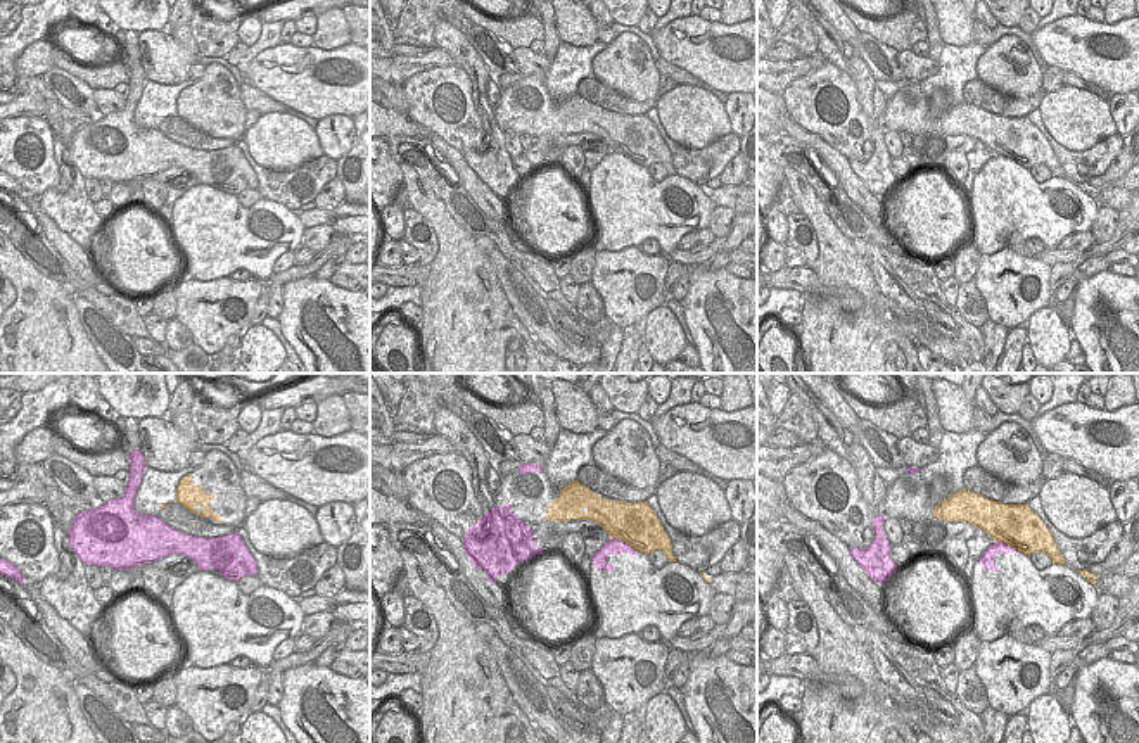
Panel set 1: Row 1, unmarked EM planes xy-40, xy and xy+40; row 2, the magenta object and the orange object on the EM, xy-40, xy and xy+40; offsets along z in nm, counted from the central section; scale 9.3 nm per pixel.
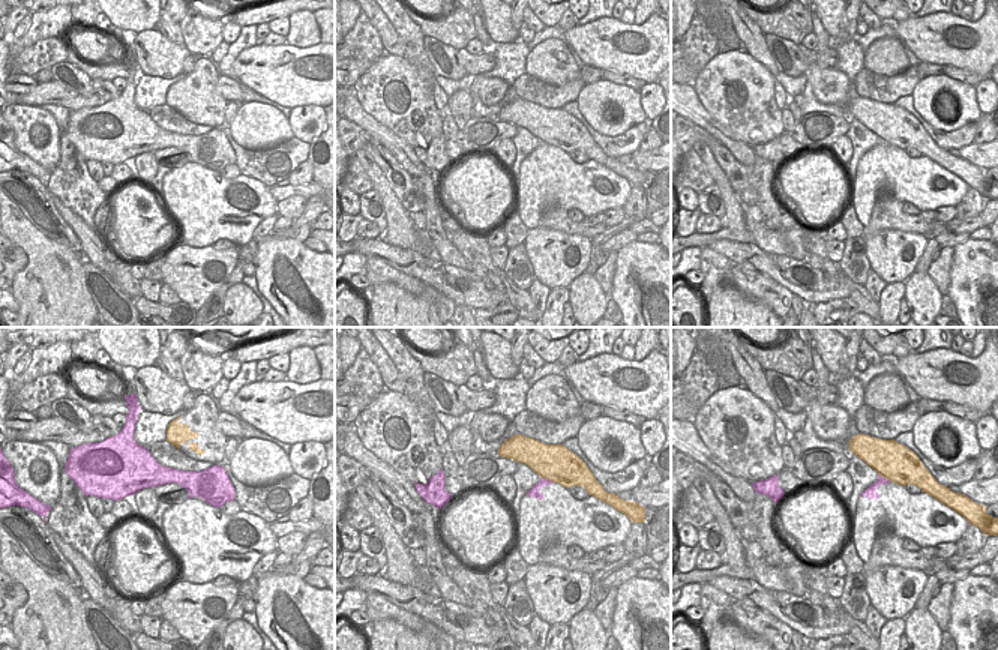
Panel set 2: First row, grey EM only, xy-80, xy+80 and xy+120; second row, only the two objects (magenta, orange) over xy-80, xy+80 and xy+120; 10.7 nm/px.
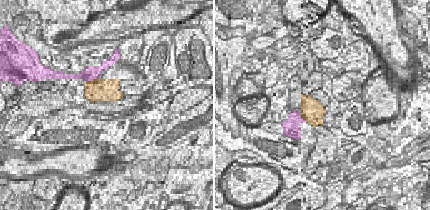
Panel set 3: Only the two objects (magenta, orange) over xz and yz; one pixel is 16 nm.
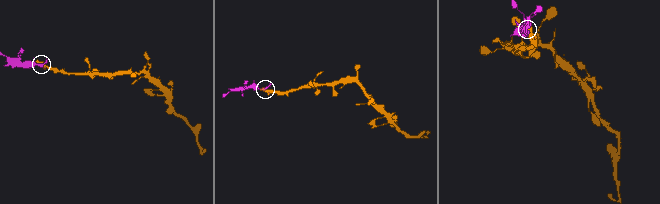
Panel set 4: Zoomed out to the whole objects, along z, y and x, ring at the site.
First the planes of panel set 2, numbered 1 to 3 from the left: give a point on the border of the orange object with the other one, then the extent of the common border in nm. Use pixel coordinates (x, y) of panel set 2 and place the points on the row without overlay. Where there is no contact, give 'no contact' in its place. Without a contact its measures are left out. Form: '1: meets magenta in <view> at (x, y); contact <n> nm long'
1: no contact
2: meets magenta in xy+80 at (548, 144); contact 140 nm long
3: meets magenta in xy+120 at (884, 141); contact 170 nm long

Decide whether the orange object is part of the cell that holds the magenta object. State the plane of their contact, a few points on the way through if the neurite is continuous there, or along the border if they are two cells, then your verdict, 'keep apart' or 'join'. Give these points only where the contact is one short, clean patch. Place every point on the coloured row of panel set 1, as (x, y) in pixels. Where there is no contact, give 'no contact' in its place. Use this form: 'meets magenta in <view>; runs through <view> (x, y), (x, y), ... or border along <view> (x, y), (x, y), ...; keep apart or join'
meets magenta in xy; join

